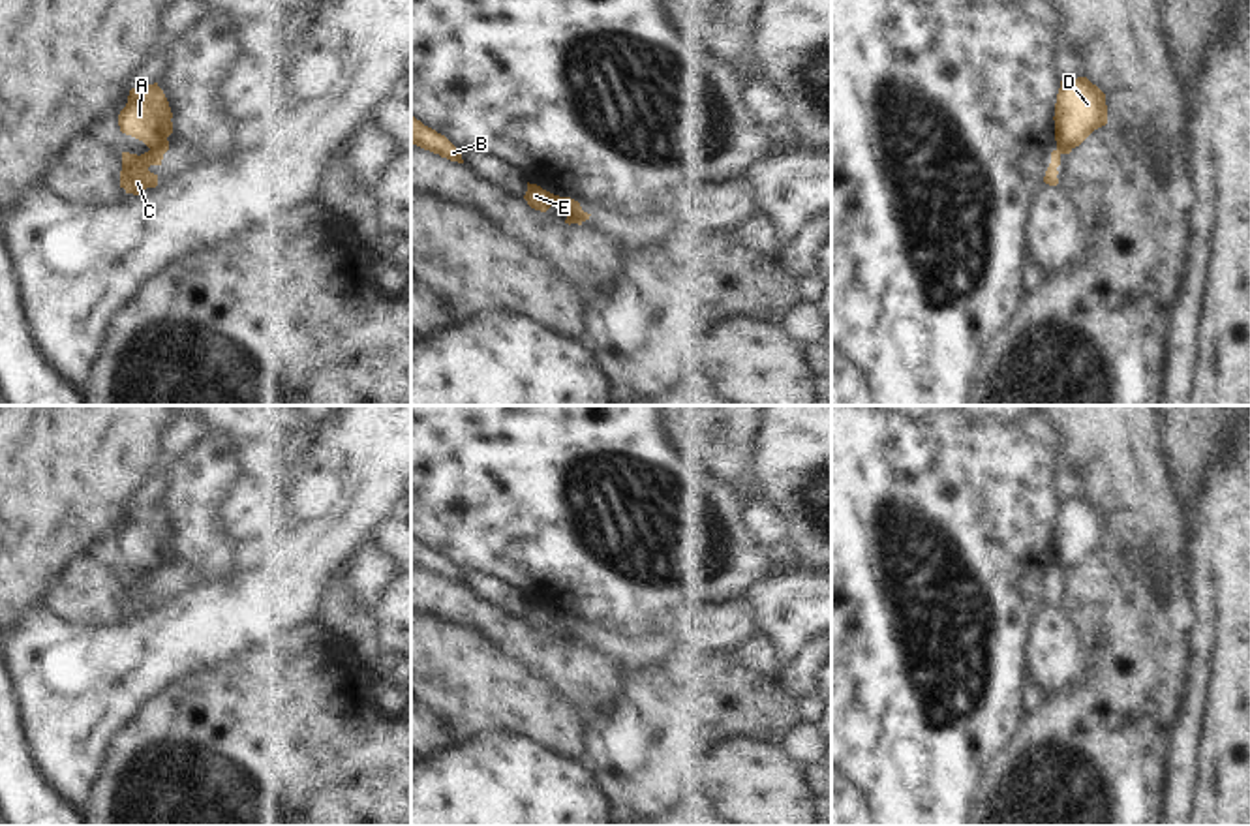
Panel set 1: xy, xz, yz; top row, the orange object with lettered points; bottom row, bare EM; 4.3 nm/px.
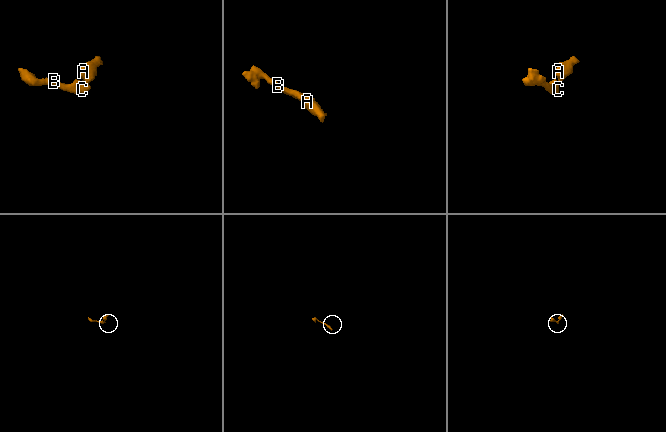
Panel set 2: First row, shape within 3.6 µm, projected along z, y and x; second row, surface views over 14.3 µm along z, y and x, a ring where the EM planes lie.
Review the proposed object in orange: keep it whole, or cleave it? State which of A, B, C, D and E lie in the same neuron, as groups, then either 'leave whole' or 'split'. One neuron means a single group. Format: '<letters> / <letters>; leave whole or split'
A D / B C E; split

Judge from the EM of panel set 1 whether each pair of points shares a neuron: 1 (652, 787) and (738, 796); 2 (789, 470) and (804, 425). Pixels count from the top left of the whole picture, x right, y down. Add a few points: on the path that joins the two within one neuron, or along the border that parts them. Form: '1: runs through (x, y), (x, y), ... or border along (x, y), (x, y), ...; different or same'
1: border along (710, 749), (710, 766), (704, 772), (704, 796); different
2: runs through (800, 458), (804, 455), (804, 436); same

